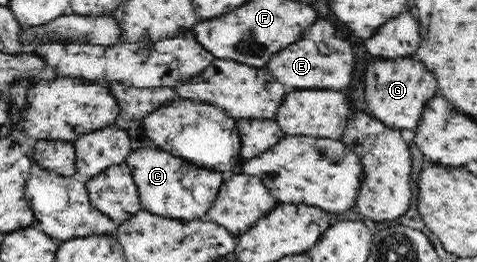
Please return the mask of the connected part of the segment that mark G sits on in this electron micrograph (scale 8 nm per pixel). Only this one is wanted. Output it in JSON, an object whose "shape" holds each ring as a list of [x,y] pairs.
{"shape":[[[370,55],[364,63],[364,99],[368,103],[368,112],[376,119],[398,129],[412,130],[416,127],[420,107],[424,99],[436,95],[436,79],[420,61],[410,57],[388,58],[388,56]]]}

